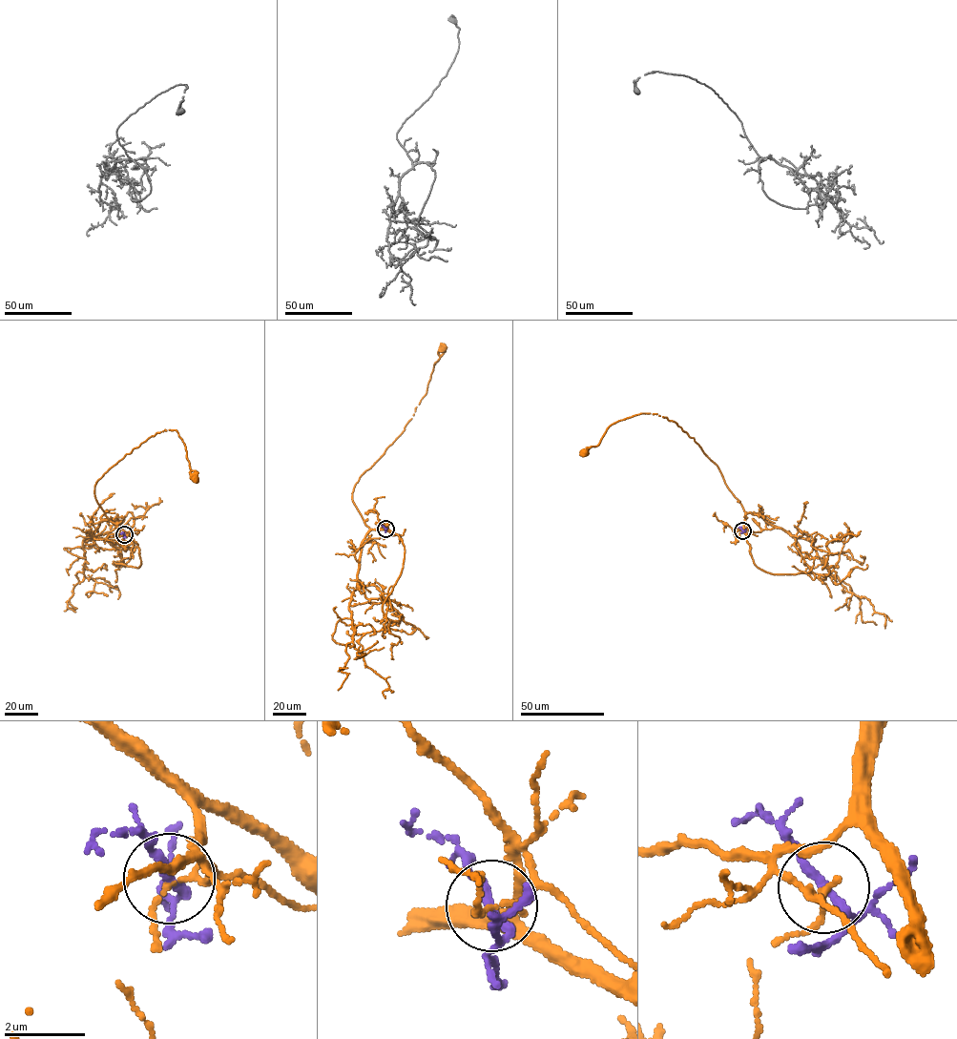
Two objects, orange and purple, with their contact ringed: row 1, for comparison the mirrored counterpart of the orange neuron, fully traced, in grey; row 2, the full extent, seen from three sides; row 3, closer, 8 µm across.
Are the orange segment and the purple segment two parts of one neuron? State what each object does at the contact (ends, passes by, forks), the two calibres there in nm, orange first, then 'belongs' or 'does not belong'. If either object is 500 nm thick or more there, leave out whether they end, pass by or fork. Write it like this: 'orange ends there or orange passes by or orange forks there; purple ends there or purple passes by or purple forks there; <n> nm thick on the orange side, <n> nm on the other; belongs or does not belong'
orange passes by; purple forks there; 120 nm thick on the orange side, 180 nm on the other; does not belong

